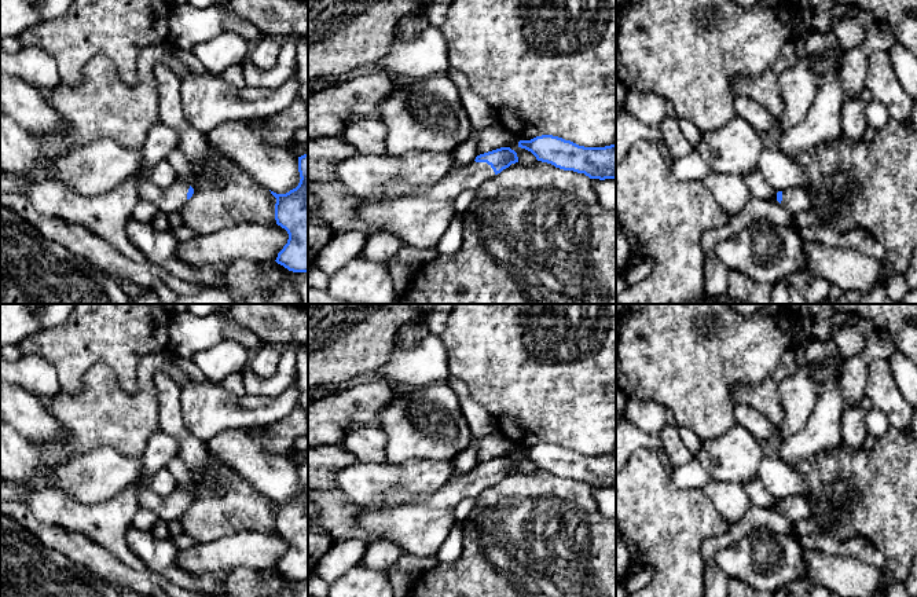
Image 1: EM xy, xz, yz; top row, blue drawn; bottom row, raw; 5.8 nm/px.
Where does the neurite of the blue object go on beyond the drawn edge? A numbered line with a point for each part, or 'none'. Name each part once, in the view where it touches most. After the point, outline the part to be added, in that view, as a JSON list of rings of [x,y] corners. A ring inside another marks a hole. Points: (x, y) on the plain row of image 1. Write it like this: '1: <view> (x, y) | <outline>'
1: xz (420, 530) | [[[472,469],[462,477],[448,480],[440,490],[421,503],[399,506],[382,513],[362,513],[360,525],[371,532],[377,541],[390,541],[399,545],[403,553],[415,557],[436,556],[456,521],[455,506],[467,497],[476,498],[492,484],[495,484],[495,480],[491,473]]]

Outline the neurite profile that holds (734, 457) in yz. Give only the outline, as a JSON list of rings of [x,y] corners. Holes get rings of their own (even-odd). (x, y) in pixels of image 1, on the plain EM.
[[[734,425],[715,439],[704,440],[694,454],[694,459],[712,480],[736,484],[758,479],[763,458],[762,442],[740,425]]]

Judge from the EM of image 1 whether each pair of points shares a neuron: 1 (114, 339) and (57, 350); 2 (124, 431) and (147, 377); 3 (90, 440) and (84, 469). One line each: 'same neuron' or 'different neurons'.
1: same neuron
2: same neuron
3: different neurons

